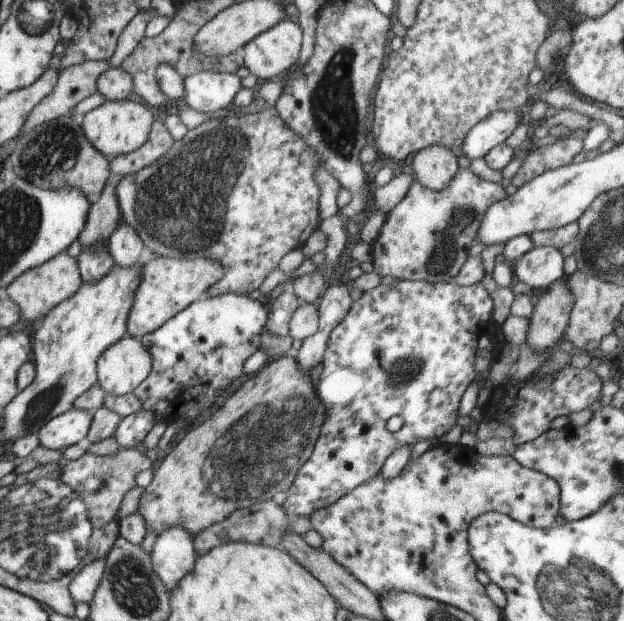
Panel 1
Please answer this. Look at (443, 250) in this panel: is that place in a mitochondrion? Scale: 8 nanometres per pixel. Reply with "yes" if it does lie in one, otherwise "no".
yes

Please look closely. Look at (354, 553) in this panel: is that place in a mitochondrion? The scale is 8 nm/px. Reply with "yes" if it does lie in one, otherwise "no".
yes

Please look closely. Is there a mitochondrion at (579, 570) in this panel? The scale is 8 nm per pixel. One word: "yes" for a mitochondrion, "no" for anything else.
yes

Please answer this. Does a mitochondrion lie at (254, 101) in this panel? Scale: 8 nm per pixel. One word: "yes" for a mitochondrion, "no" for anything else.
no

